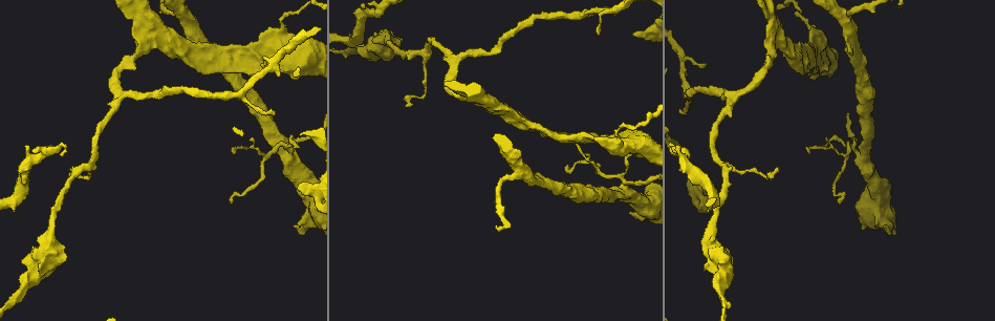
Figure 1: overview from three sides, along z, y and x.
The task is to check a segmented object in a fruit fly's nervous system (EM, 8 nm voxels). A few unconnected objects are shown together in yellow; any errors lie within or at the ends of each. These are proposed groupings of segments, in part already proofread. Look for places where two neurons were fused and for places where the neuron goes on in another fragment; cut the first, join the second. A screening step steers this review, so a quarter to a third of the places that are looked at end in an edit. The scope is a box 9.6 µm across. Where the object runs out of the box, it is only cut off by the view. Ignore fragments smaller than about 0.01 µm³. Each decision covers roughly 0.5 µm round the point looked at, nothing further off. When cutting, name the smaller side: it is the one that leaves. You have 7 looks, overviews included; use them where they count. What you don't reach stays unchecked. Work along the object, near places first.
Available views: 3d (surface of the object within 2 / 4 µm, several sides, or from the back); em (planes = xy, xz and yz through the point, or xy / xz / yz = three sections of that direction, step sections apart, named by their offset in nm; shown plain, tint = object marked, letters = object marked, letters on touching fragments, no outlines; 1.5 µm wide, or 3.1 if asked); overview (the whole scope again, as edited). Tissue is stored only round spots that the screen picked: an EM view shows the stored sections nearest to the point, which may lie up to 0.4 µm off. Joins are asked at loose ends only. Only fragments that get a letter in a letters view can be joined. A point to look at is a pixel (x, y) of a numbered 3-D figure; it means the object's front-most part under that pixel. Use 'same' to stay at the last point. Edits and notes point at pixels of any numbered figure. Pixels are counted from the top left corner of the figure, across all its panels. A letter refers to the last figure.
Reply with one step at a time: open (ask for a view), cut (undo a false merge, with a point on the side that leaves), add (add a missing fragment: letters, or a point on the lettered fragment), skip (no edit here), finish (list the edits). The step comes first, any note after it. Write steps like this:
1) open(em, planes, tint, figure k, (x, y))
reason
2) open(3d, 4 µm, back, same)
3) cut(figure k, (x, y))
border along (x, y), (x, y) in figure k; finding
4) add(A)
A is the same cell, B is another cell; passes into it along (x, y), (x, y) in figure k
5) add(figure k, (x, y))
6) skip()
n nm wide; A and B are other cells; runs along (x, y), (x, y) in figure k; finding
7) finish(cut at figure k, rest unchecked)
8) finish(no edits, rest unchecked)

open(3d, 4 µm, figure 1, (885, 226))
branch stops here

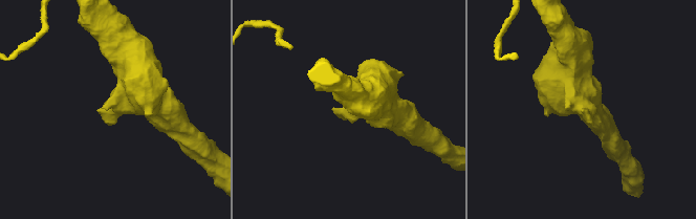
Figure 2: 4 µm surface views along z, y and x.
open(em, planes, letters, figure 2, (583, 111))
shape alone is not enough

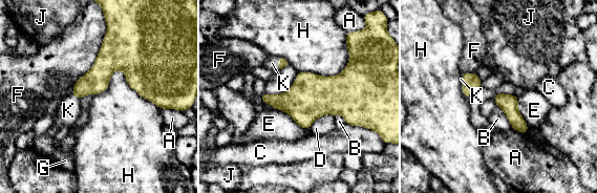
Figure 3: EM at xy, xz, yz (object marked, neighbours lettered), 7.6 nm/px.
add(K)
K is the same cell, A, B, C, D, E, F, G, H and J are other cells; passes into it along (282, 62), (279, 63), (272, 63) in figure 3; the neuron continues

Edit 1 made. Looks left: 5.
open(3d, 4 µm, back, figure 1, (380, 6))
thick turns thin

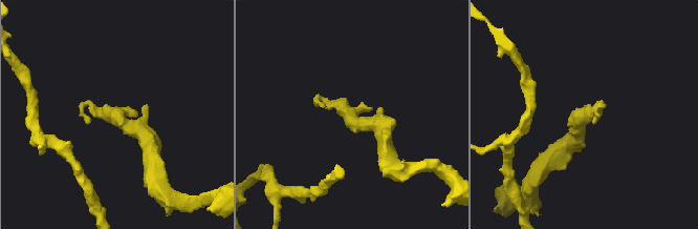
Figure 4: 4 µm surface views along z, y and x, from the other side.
open(em, planes, tint, figure 4, (116, 116))

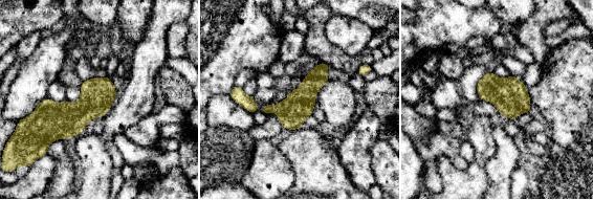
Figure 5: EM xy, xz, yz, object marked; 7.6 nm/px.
open(em, planes, letters, same)

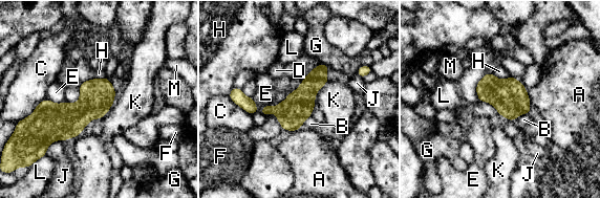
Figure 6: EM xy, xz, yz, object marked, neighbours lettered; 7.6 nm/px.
skip()
220 nm wide; A, B, C, D, E, F, G, H, J, K, L and M are other cells; one neuron here

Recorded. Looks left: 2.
open(em, yz, step 4, tint, figure 1, (776, 169))
thin end

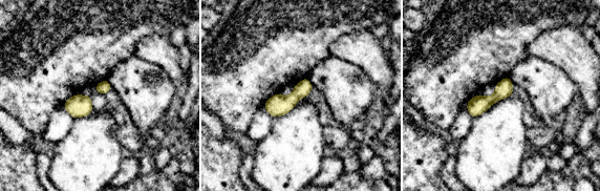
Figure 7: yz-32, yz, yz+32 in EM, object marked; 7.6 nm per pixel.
open(em, planes, letters, same)
cut it another way

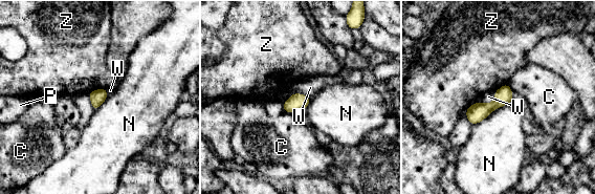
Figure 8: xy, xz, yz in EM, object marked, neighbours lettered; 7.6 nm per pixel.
skip()
120 nm wide; C, N, P, W and Z are other cells; border along (106, 88), (96, 88), (88, 93) in figure 8; no lettered fragment goes on from it

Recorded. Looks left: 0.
finish(add at figure 3, rest unchecked)

